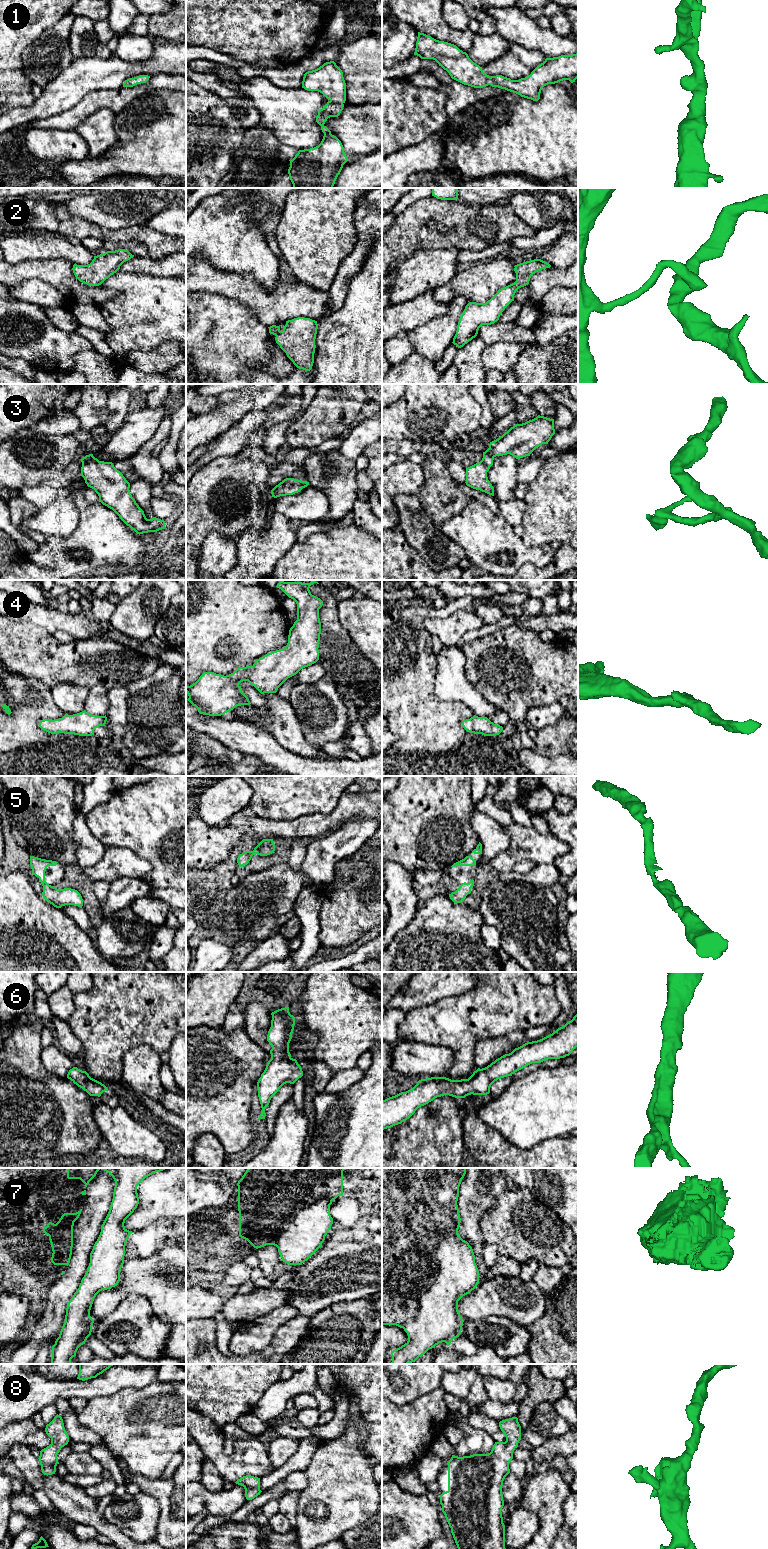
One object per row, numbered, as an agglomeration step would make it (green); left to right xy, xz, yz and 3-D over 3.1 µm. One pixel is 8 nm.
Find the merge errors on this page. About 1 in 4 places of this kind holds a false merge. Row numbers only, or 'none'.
none

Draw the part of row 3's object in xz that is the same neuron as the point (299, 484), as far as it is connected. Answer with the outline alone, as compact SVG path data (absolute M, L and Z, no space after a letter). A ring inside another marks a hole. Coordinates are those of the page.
M286 478L271 490L271 494L274 498L293 495L300 492L308 485L309 482L306 481L296 480L294 478Z

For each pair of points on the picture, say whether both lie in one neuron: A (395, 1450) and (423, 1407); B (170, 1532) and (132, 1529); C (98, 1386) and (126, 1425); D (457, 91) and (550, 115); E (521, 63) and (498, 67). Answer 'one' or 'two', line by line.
A: one
B: two
C: two
D: two
E: one

